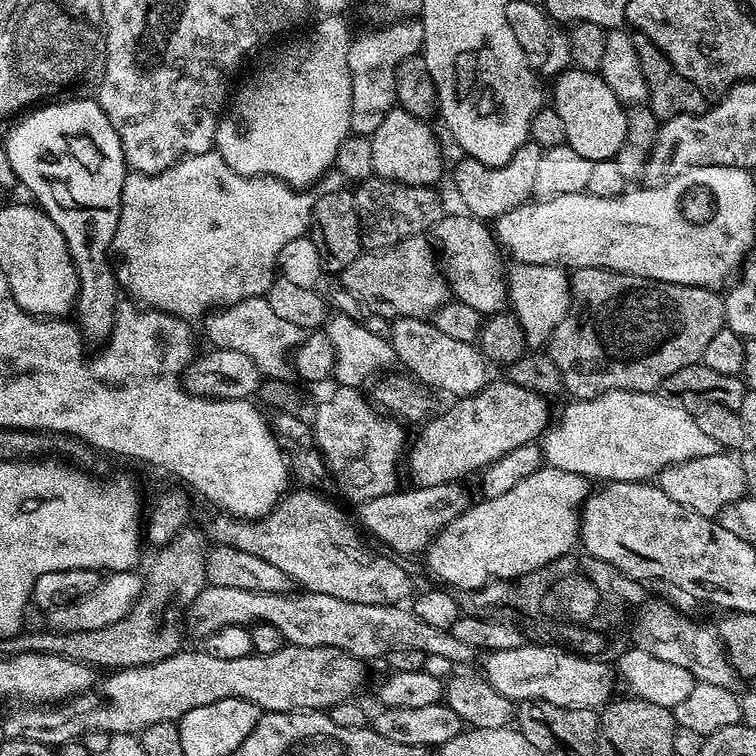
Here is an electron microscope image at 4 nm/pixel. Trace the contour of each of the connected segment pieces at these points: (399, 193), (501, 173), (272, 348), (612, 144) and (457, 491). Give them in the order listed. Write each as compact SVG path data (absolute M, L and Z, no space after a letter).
M373 178L355 185L354 195L358 222L360 223L360 247L369 252L384 252L411 236L431 233L436 223L446 214L444 200L435 187L423 184L410 186L396 180Z
M523 144L502 166L486 166L471 158L460 158L456 164L456 173L452 180L456 183L456 192L471 215L485 222L495 221L496 217L514 210L520 204L527 204L533 199L538 178L538 162L542 149L539 144Z
M255 296L237 304L229 304L213 311L204 322L204 332L208 335L208 340L212 343L209 345L213 349L225 348L246 354L246 358L253 360L260 367L261 373L268 378L280 378L287 373L284 372L287 368L289 371L290 354L295 353L306 335L305 329L278 318L278 314L270 310L264 296Z
M568 66L568 69L556 80L556 89L550 92L551 107L556 109L558 118L562 118L562 126L566 130L566 143L582 158L587 160L615 160L618 150L624 145L626 138L625 105L606 86L606 82L594 72L586 72L582 68Z
M459 483L429 488L412 486L409 492L397 490L382 498L370 498L359 505L359 523L365 533L373 532L385 544L385 549L393 548L388 549L393 553L401 556L423 553L451 520L461 516L470 507L470 499L460 487Z

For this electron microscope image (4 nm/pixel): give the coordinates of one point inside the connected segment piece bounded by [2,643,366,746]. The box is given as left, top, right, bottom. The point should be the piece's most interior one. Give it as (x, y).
(297, 678)

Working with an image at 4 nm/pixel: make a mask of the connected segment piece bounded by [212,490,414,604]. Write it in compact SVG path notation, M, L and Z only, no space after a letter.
M316 490L299 491L289 491L267 516L262 516L259 520L220 518L224 520L214 521L212 524L213 541L216 544L234 546L238 550L246 550L246 554L254 554L258 558L263 558L265 562L278 566L282 574L289 576L306 592L330 594L330 598L342 598L346 602L362 602L363 604L400 604L413 595L413 577L396 565L391 555L383 551L375 552L363 540L365 537L354 520L354 525L352 525L351 518L334 501L319 496L319 491Z

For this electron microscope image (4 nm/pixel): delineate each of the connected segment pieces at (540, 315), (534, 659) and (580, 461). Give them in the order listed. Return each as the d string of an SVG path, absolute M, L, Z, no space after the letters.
M516 262L507 273L507 286L510 308L524 327L525 341L529 345L534 344L532 346L543 345L552 336L558 322L566 318L572 304L572 281L569 273L558 264Z
M525 642L522 646L518 646L514 650L502 650L501 652L489 652L487 653L486 659L488 660L484 664L482 669L483 675L490 682L490 686L494 686L494 690L498 690L498 694L506 694L506 698L510 698L514 702L522 700L545 700L550 702L554 706L559 708L591 708L593 710L603 709L604 705L609 703L613 699L614 693L612 693L612 672L614 676L614 668L608 664L600 664L599 659L589 658L585 655L569 654L563 647L548 645L547 647L541 646L539 642Z
M607 392L601 396L595 396L592 400L576 400L564 412L564 424L553 423L551 427L545 431L542 437L543 459L547 461L551 467L558 470L570 470L579 476L588 477L589 481L596 482L615 482L617 480L635 480L637 482L647 481L649 478L659 477L660 472L664 468L670 467L671 464L681 464L687 460L694 458L702 458L714 454L718 450L714 438L709 438L698 426L695 415L684 408L679 408L676 404L671 404L668 400L659 400L659 395L650 392Z

